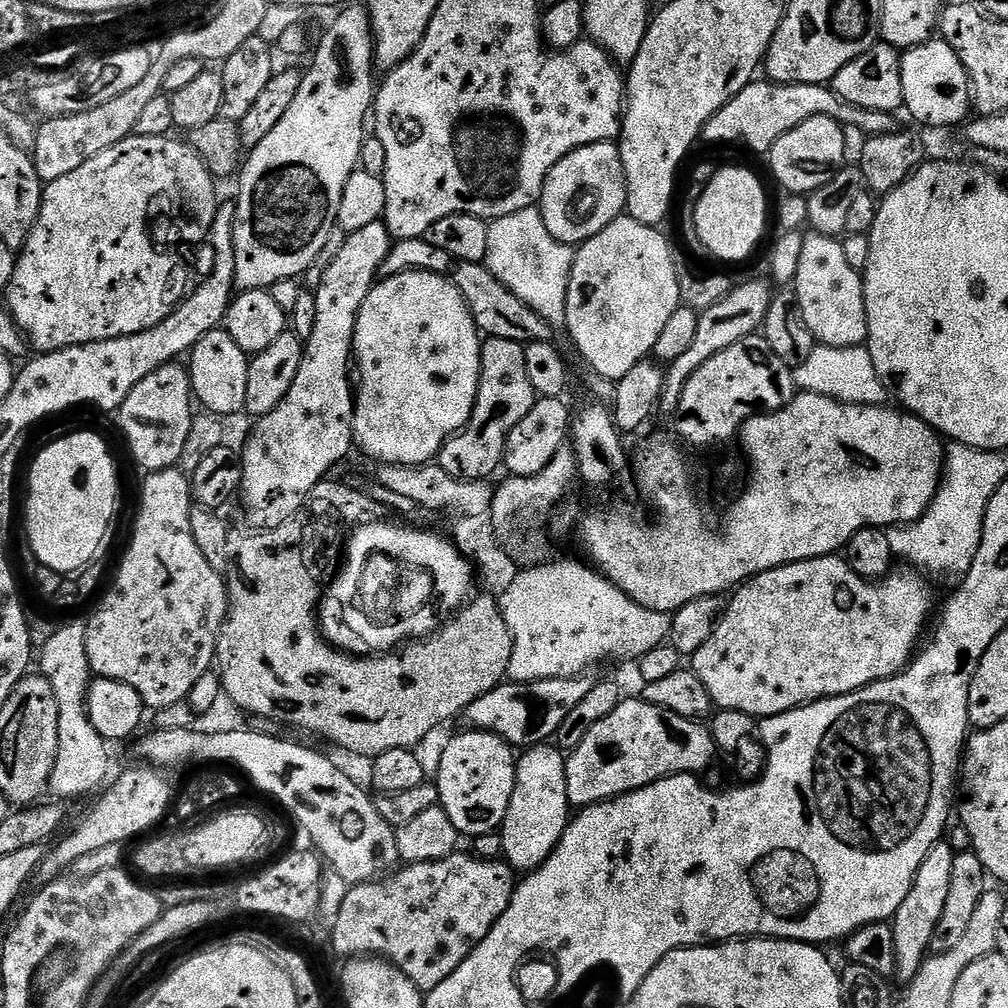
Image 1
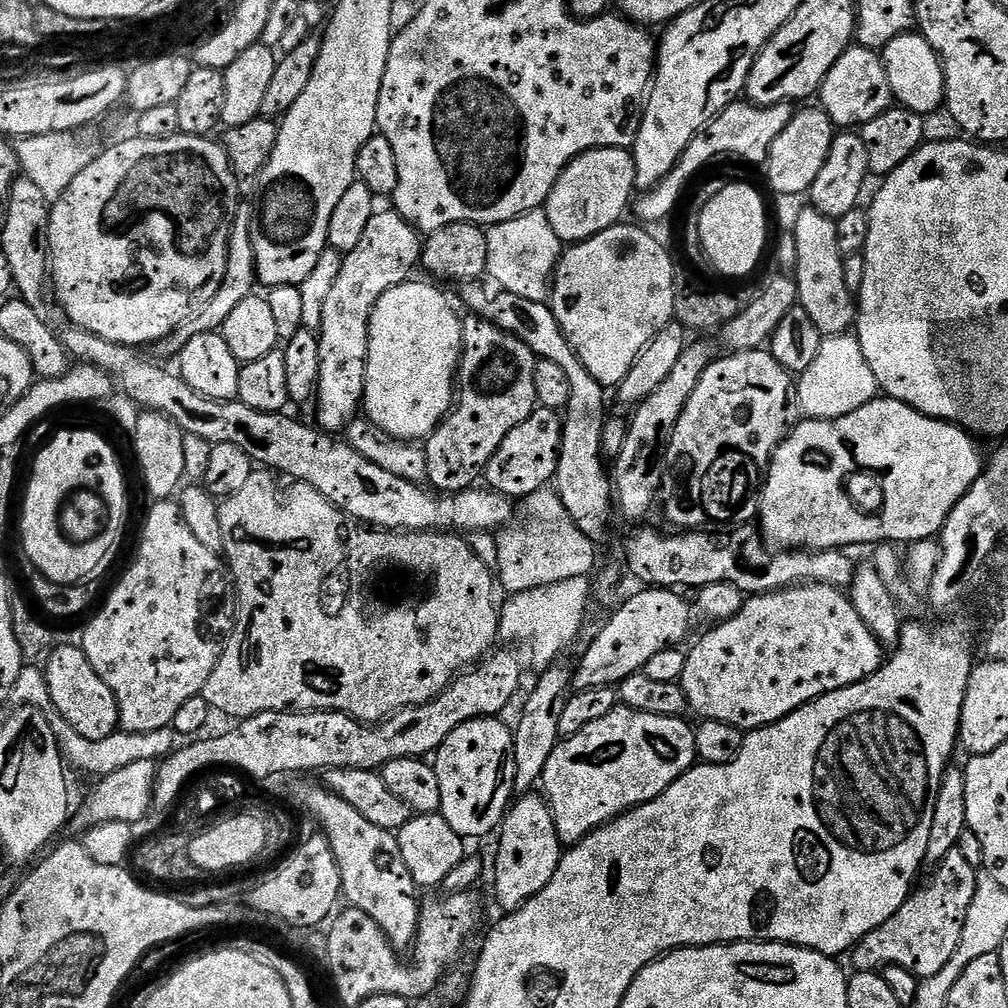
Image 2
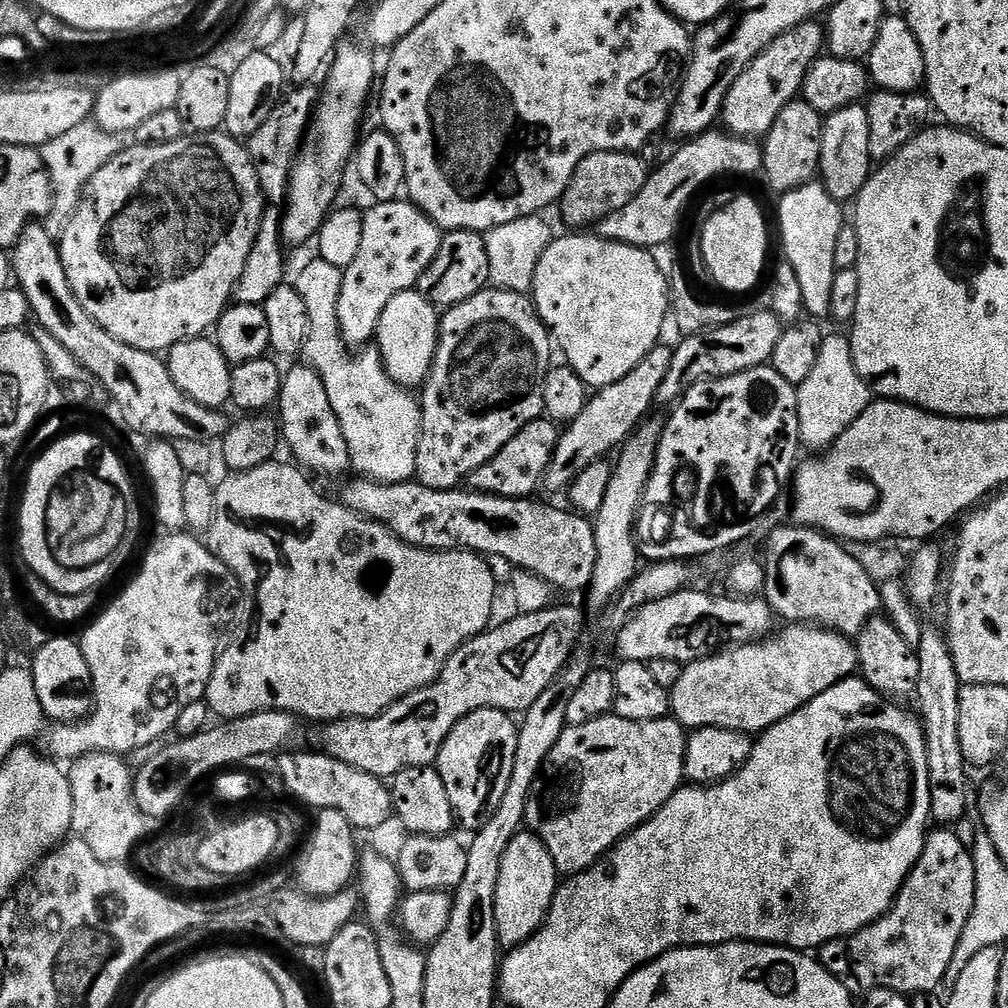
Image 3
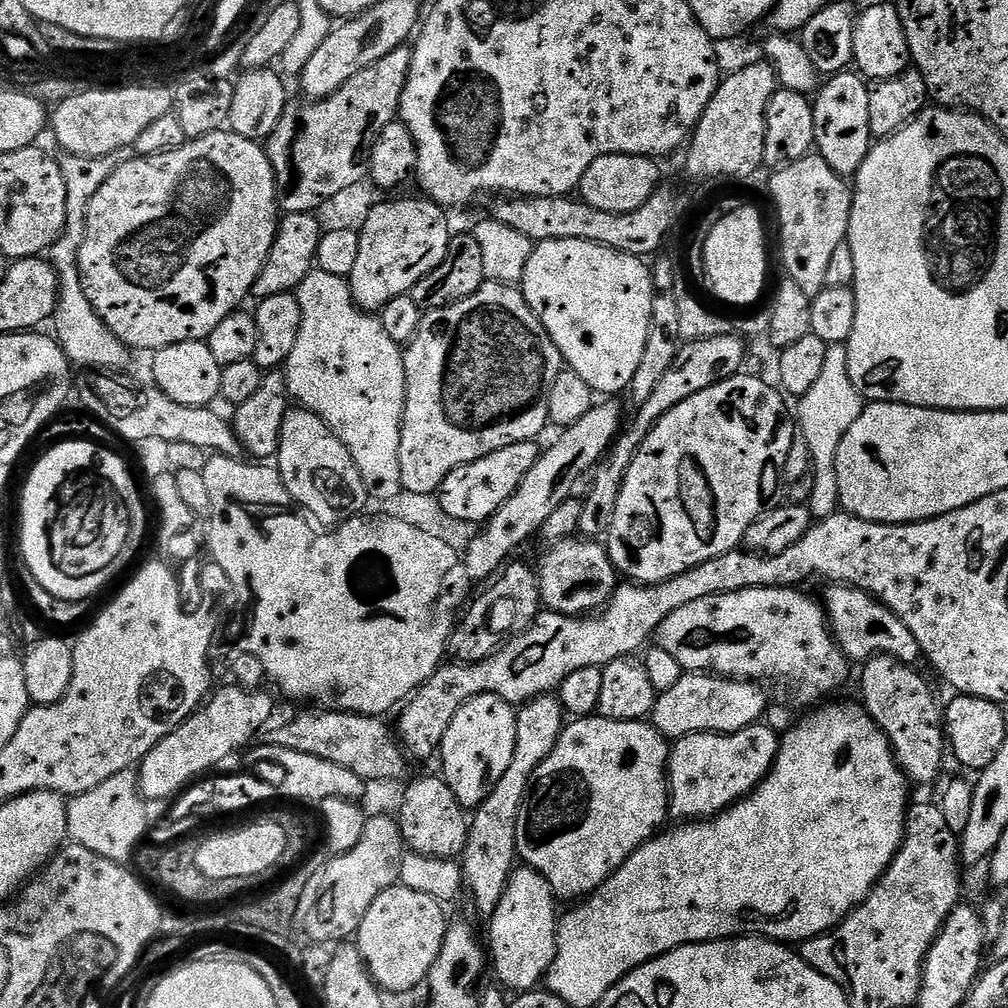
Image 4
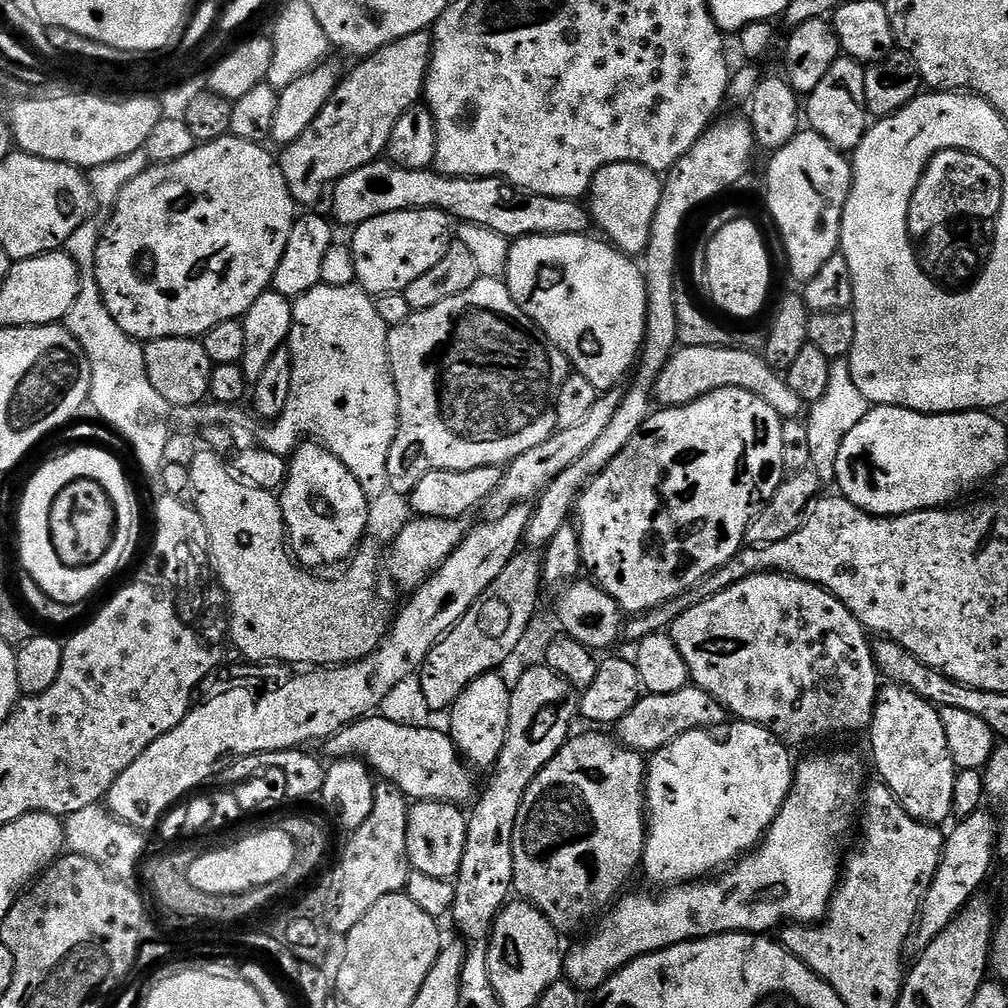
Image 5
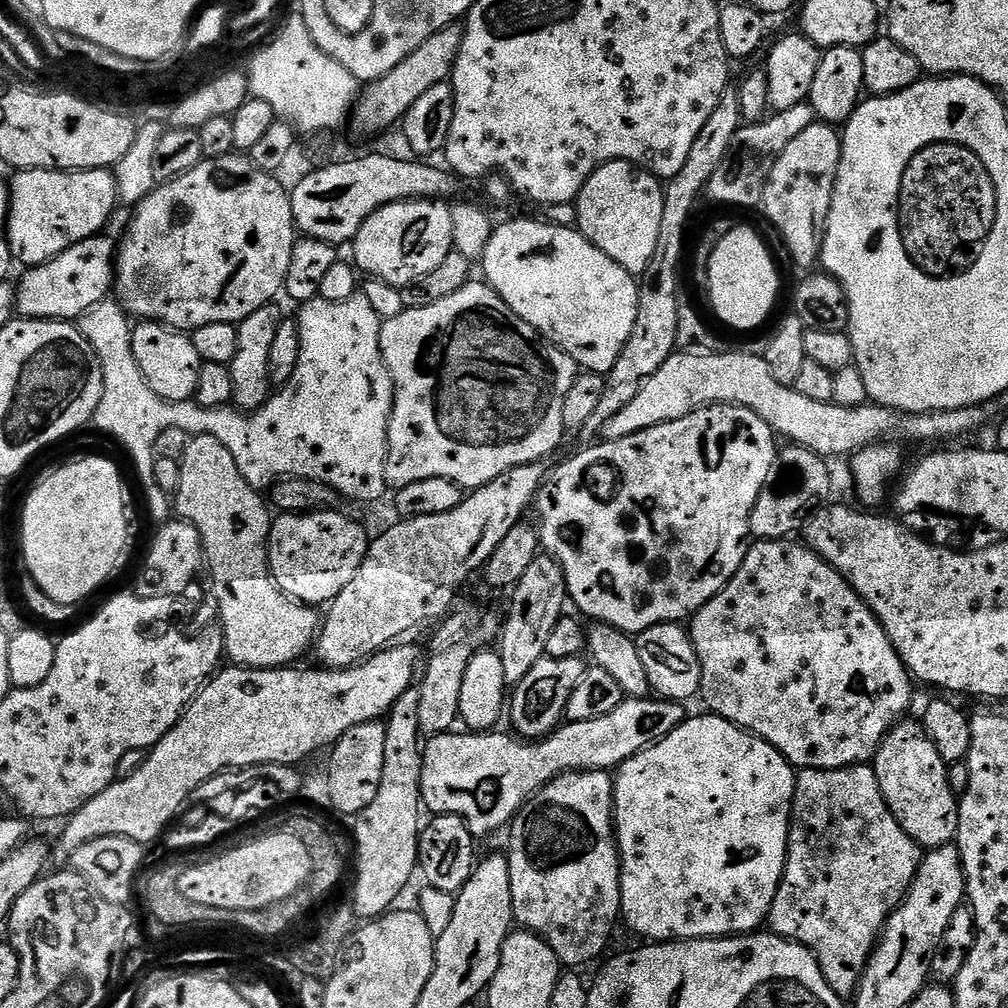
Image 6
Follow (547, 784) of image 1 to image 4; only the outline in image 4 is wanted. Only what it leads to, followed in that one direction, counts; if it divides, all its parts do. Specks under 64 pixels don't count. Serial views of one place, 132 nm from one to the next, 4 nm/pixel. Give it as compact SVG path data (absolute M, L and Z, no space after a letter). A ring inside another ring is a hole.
M527 866L513 871L494 914L487 921L486 948L490 953L490 968L496 971L505 989L513 988L516 994L531 992L539 985L536 984L539 980L541 983L545 979L556 957L556 904L557 897L552 895L552 888L542 874Z

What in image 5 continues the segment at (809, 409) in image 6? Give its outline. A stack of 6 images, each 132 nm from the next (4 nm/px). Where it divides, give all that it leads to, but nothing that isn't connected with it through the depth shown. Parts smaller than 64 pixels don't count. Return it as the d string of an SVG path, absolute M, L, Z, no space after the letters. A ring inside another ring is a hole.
M714 346L681 347L672 353L662 374L656 380L654 396L661 405L679 406L689 404L714 390L741 388L758 394L782 418L796 416L802 412L802 402L794 390L790 390L787 379L773 370L764 361L763 355L747 348L715 348Z

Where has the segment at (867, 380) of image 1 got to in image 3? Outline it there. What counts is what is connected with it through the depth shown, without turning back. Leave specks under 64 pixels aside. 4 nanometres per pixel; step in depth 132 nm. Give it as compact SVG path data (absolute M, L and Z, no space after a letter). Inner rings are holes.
M825 335L822 350L818 350L818 362L814 362L810 378L798 385L796 397L800 442L805 449L816 448L812 450L826 450L873 403L872 389L858 374L858 366L854 366L852 341L847 335Z

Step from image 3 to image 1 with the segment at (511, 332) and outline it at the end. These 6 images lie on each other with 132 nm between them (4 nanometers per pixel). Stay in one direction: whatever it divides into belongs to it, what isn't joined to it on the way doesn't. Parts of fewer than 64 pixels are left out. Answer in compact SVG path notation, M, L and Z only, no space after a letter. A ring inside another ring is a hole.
M488 338L480 349L480 385L468 425L442 446L438 463L446 474L459 480L488 480L501 471L506 438L538 398L526 374L525 345L506 338Z

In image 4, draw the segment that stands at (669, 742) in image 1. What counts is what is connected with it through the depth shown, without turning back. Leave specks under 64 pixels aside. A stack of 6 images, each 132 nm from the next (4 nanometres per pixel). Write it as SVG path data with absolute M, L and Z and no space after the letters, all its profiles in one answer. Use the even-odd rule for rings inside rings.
M593 714L591 716L581 716L573 719L571 723L565 727L564 731L561 732L558 742L554 746L554 750L550 750L550 754L544 759L543 762L538 766L538 770L534 770L532 779L528 781L528 789L524 795L524 801L522 806L518 810L518 818L516 819L516 855L527 867L532 868L538 874L542 874L542 878L552 888L552 895L559 898L561 901L572 900L568 902L576 902L581 898L587 898L596 892L602 885L607 882L610 877L622 866L622 862L626 862L626 858L630 858L630 854L634 854L634 850L638 850L644 845L647 840L652 839L653 836L657 835L658 830L665 827L664 819L669 819L670 816L670 797L668 794L668 754L670 751L669 741L665 738L657 728L652 727L651 723L645 722L644 720L631 720L630 722L618 722L617 720L607 720L602 718L599 714Z

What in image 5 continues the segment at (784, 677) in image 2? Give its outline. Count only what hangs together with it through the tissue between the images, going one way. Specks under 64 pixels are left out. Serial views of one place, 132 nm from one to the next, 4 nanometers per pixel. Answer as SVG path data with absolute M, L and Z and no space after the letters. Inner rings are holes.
M689 686L682 690L674 690L674 694L644 694L622 718L618 725L618 739L627 748L633 748L641 754L651 754L662 746L674 742L682 734L695 728L718 728L725 723L726 713L723 706L704 688Z

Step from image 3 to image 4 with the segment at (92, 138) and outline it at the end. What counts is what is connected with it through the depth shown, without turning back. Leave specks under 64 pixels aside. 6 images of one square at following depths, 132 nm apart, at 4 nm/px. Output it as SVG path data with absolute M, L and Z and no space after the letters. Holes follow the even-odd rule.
M123 148L109 156L86 158L78 154L64 154L58 160L62 170L62 182L66 182L66 222L64 232L48 247L46 253L46 259L52 265L60 287L60 299L56 301L56 311L52 314L50 324L51 327L56 327L54 338L60 344L66 358L80 370L116 370L112 368L124 368L128 364L128 345L123 344L113 334L106 322L102 322L94 306L90 306L86 290L82 290L78 254L86 230L88 207L94 194L98 194L102 182L106 182L106 178L110 178L110 174L114 174L114 170L118 170L120 164L130 162L133 155L132 148Z

